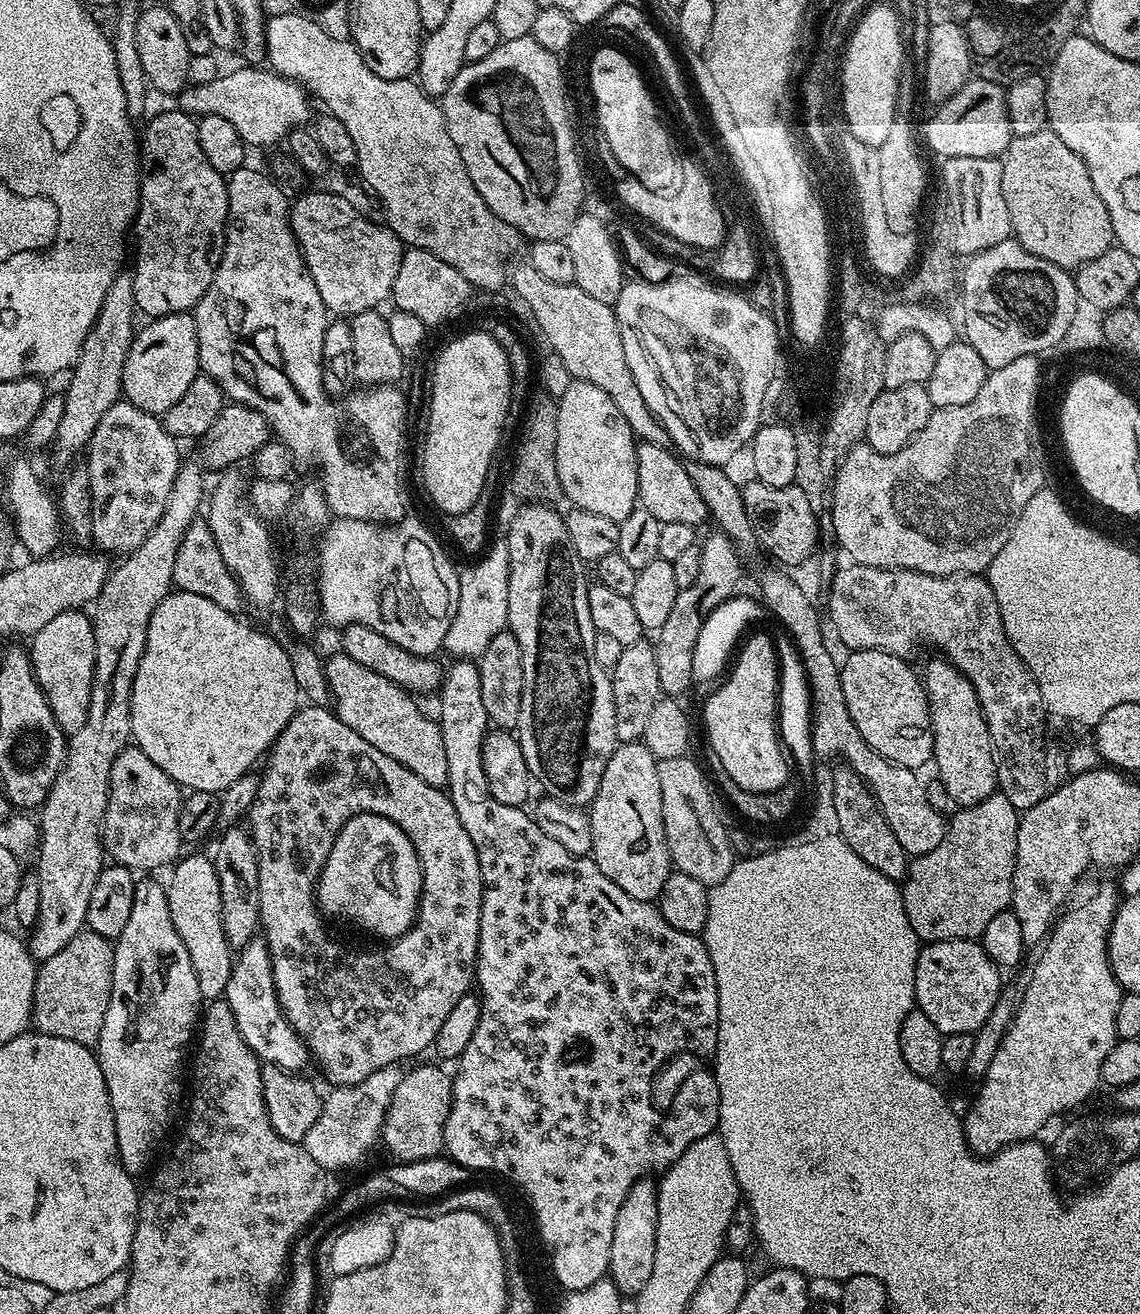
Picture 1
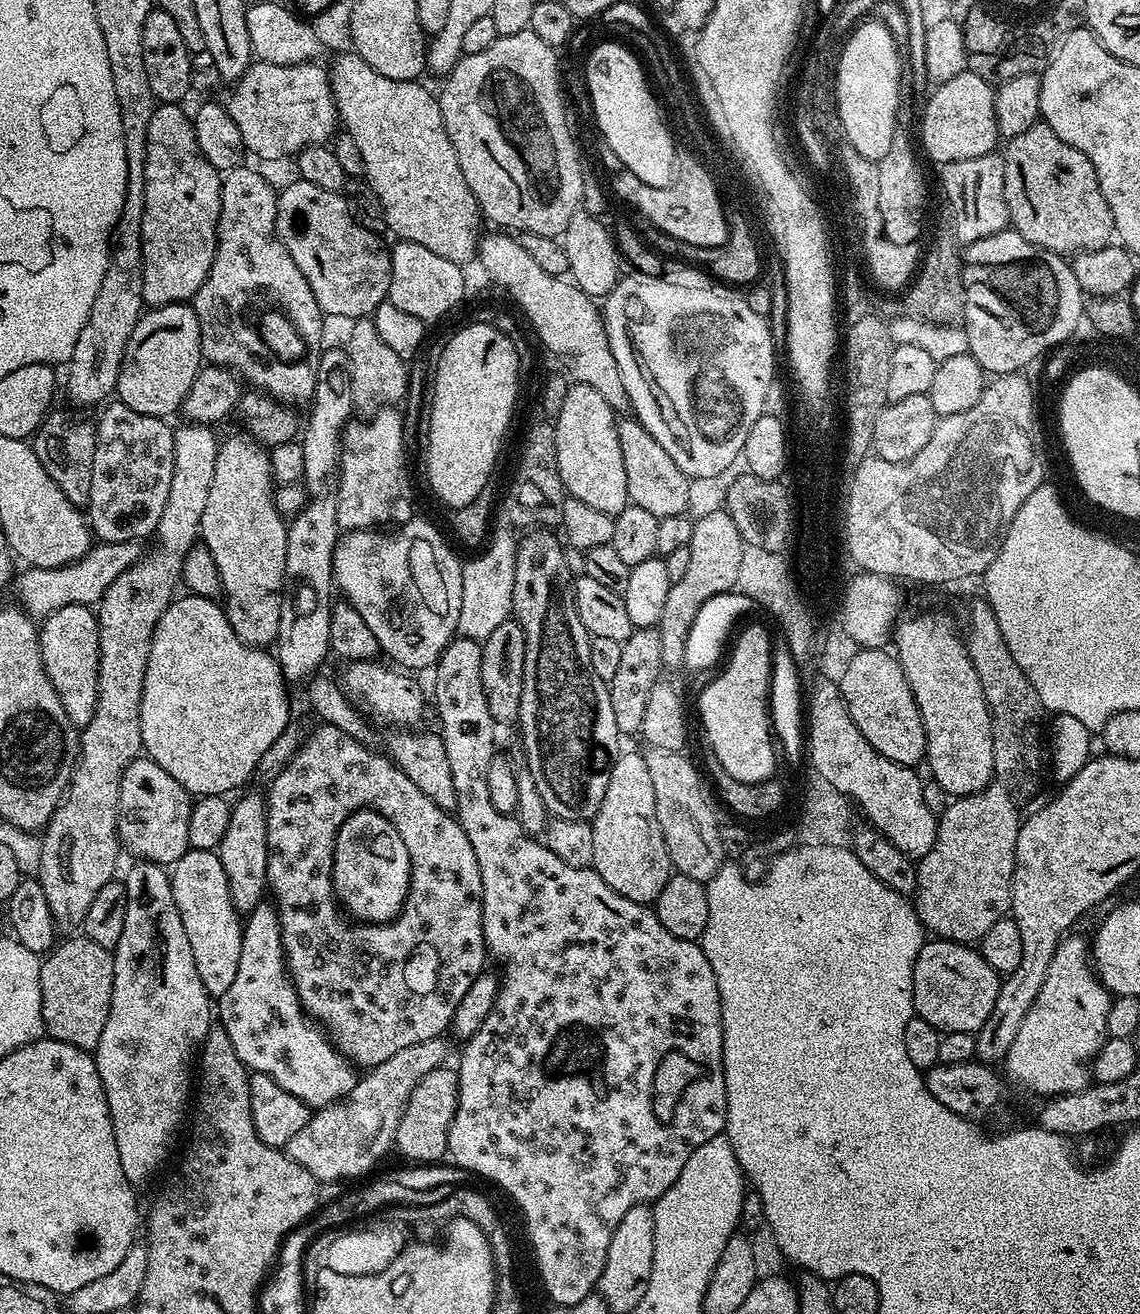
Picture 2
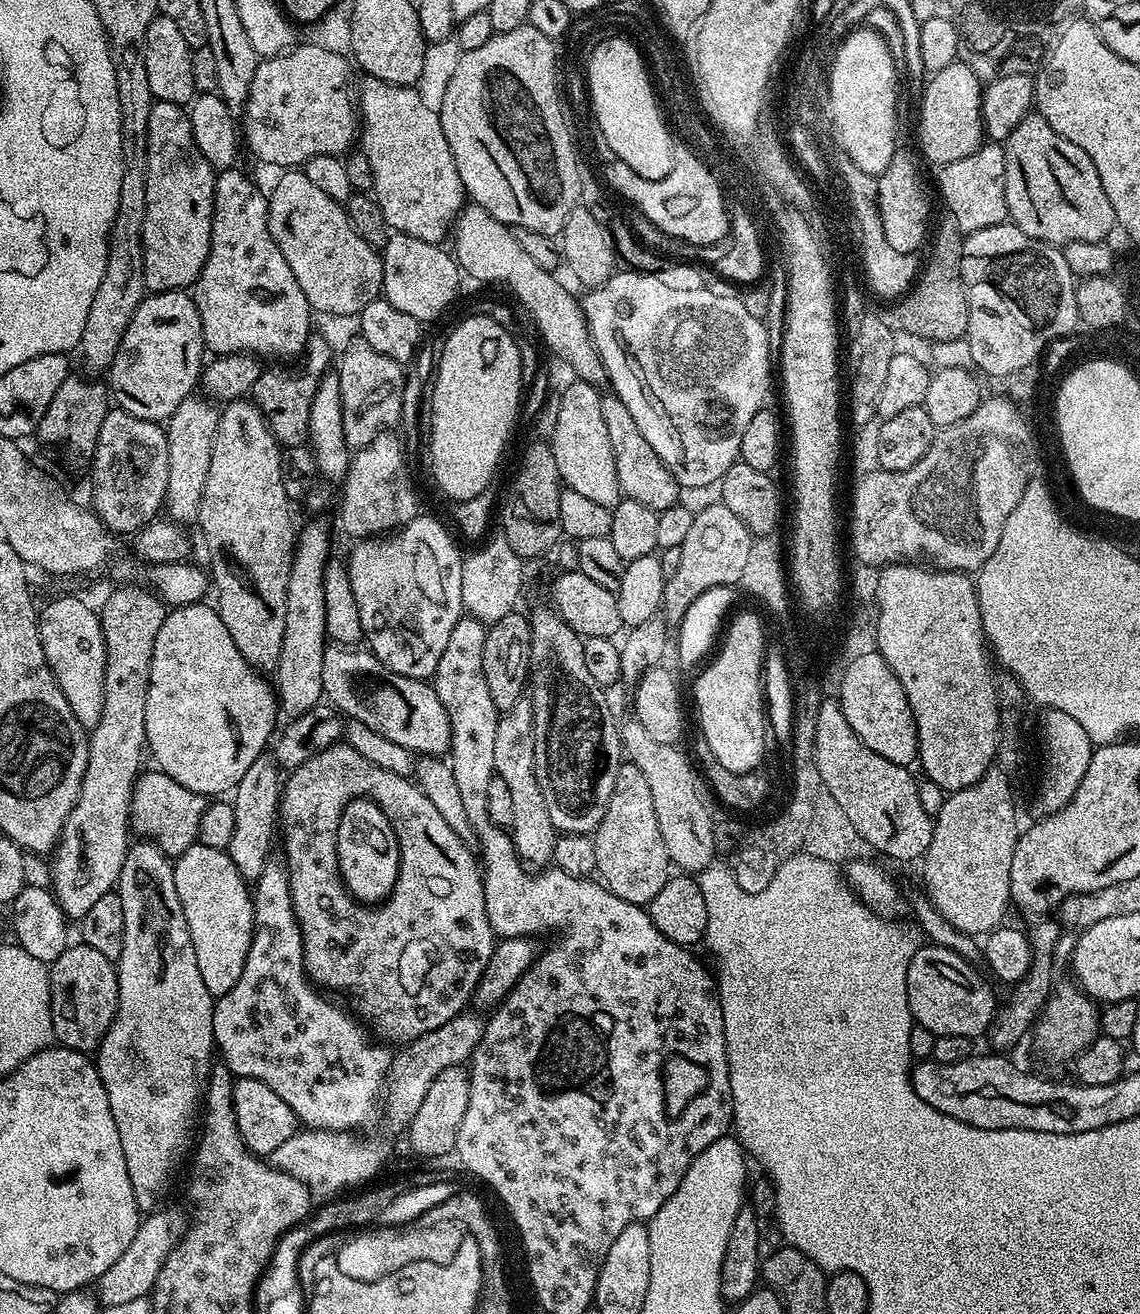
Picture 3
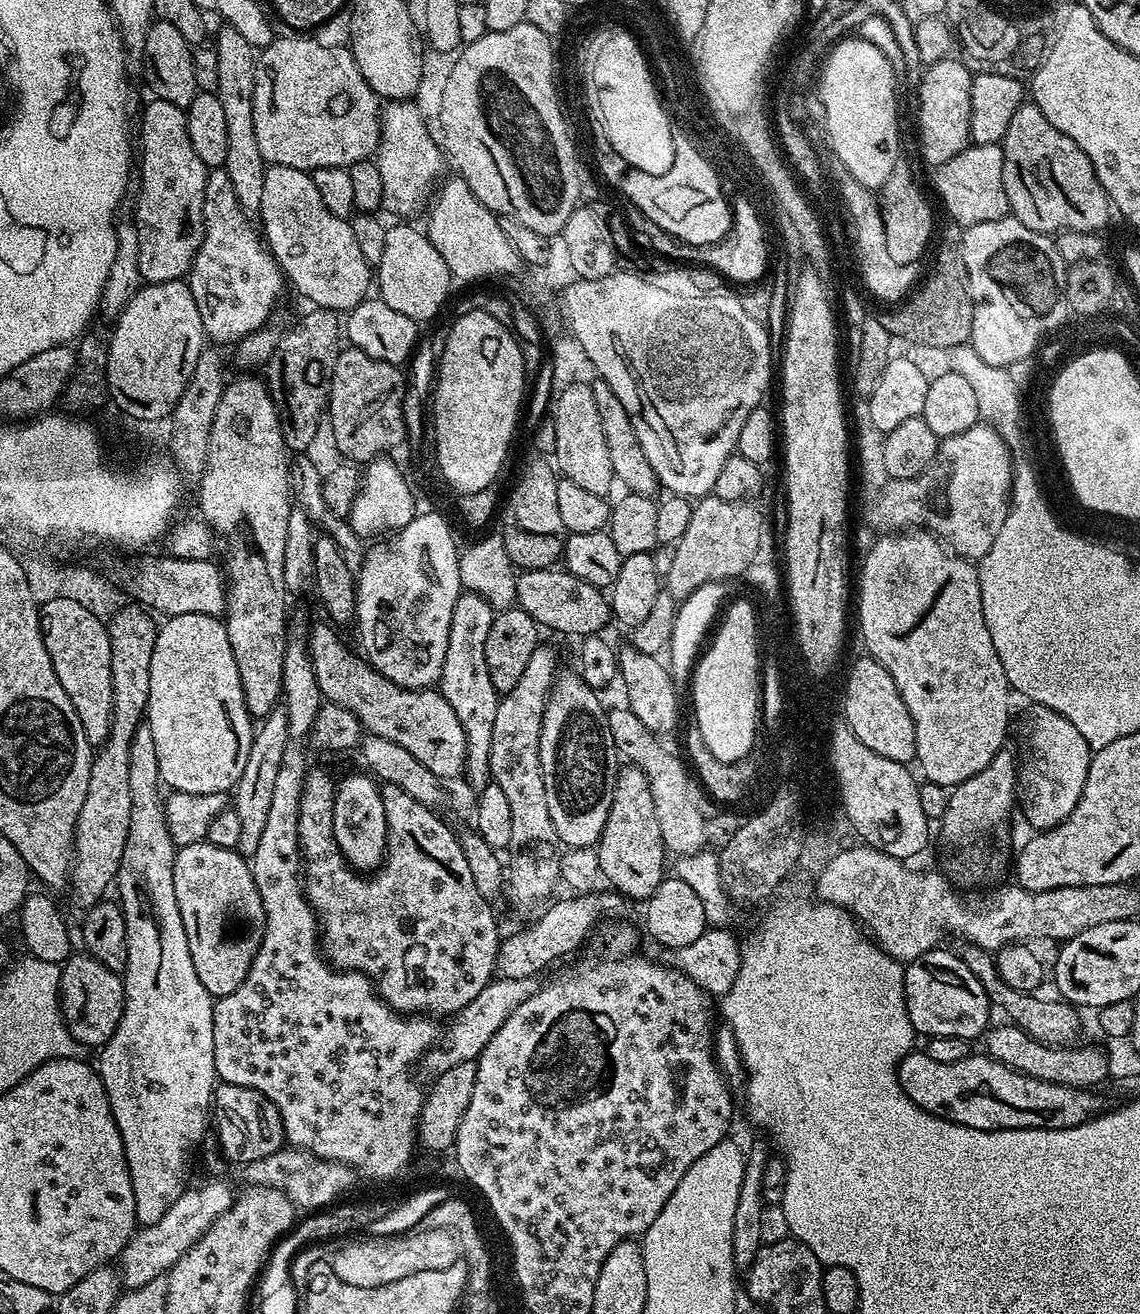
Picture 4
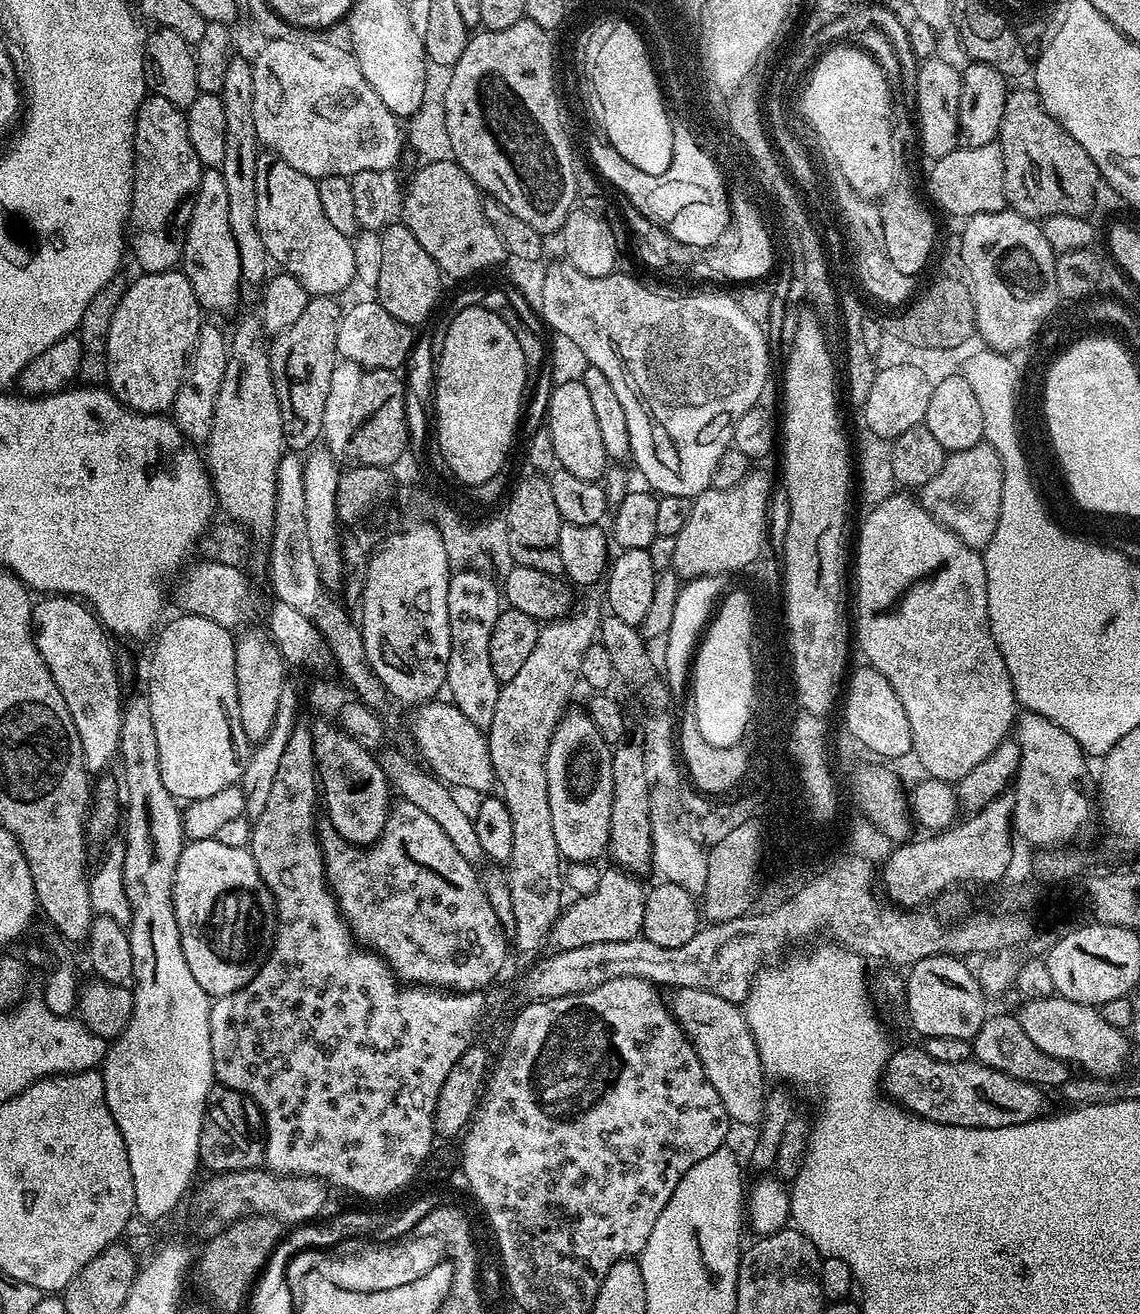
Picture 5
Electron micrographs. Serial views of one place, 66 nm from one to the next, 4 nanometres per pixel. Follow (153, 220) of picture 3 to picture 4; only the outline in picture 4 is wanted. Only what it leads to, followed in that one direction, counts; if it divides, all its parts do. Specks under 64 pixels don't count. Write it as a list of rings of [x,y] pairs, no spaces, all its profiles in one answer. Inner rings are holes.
[[[155,98],[149,99],[149,104],[145,106],[144,113],[140,116],[140,148],[144,153],[139,153],[138,168],[140,164],[140,197],[136,200],[136,216],[134,223],[138,230],[138,270],[140,271],[141,281],[157,284],[158,282],[170,282],[171,280],[184,280],[188,271],[192,269],[192,263],[196,257],[196,252],[200,248],[200,239],[204,237],[204,215],[202,214],[202,202],[206,198],[206,178],[209,169],[194,154],[194,146],[190,146],[190,134],[188,133],[188,113],[185,109],[174,106],[174,102],[166,102]]]

